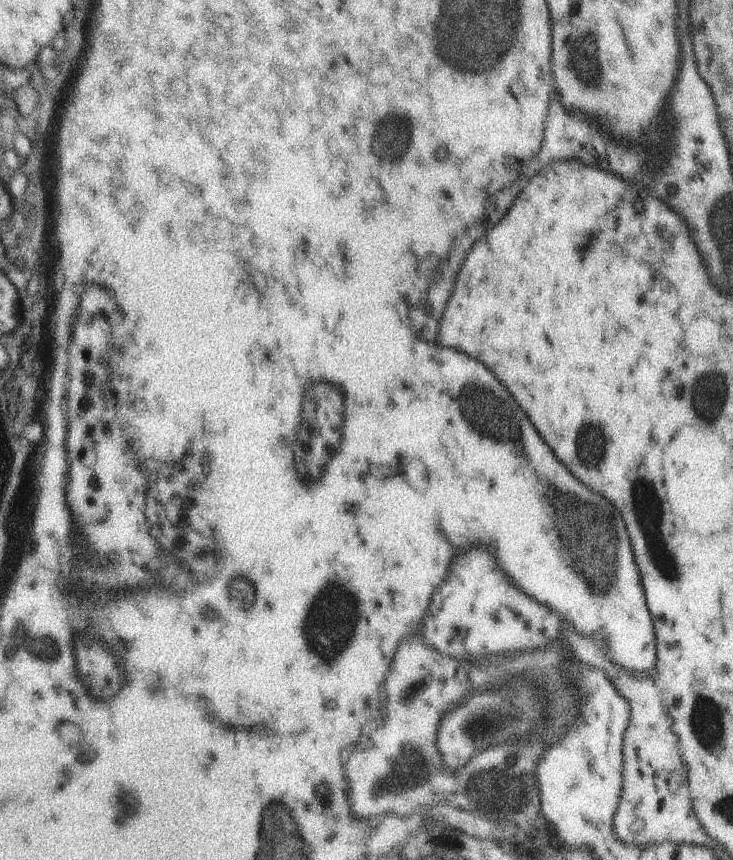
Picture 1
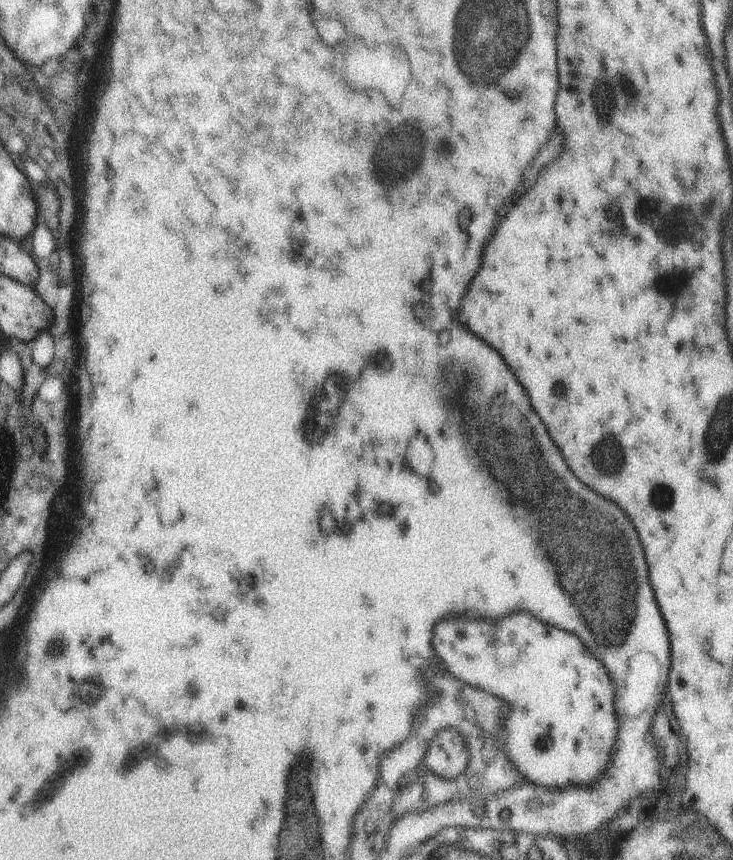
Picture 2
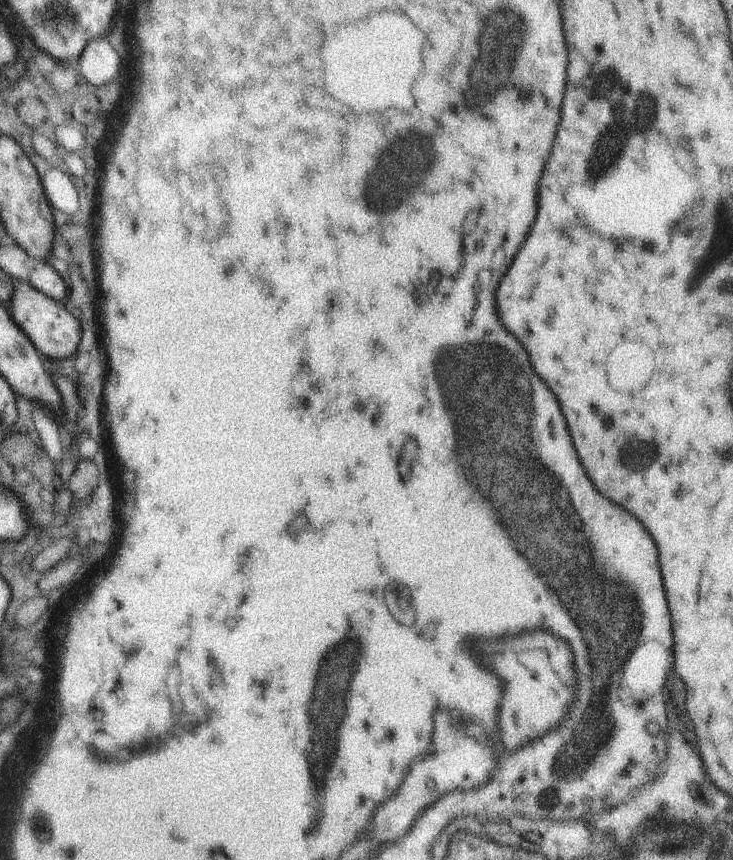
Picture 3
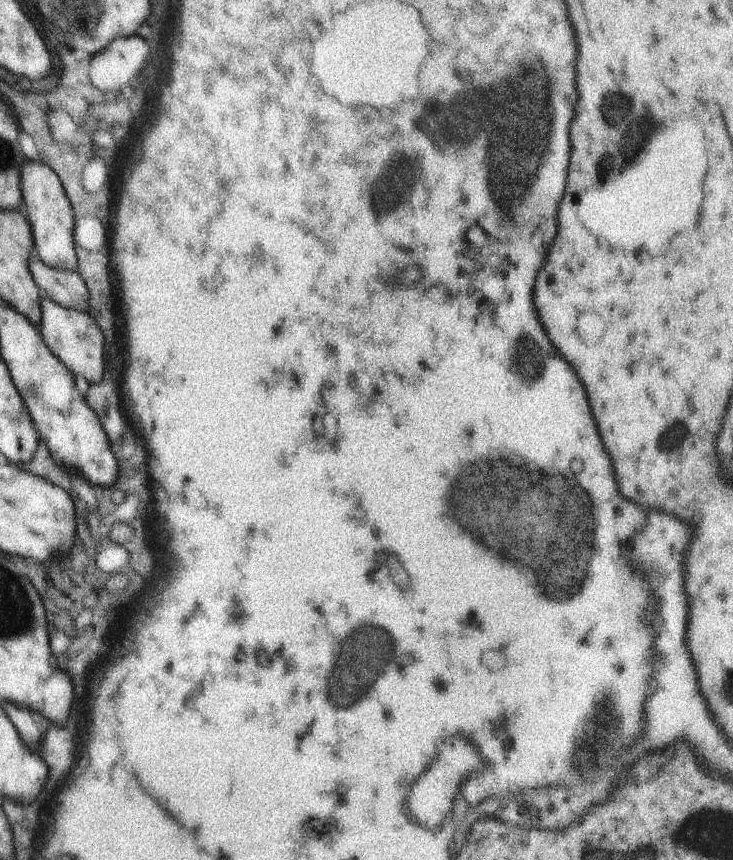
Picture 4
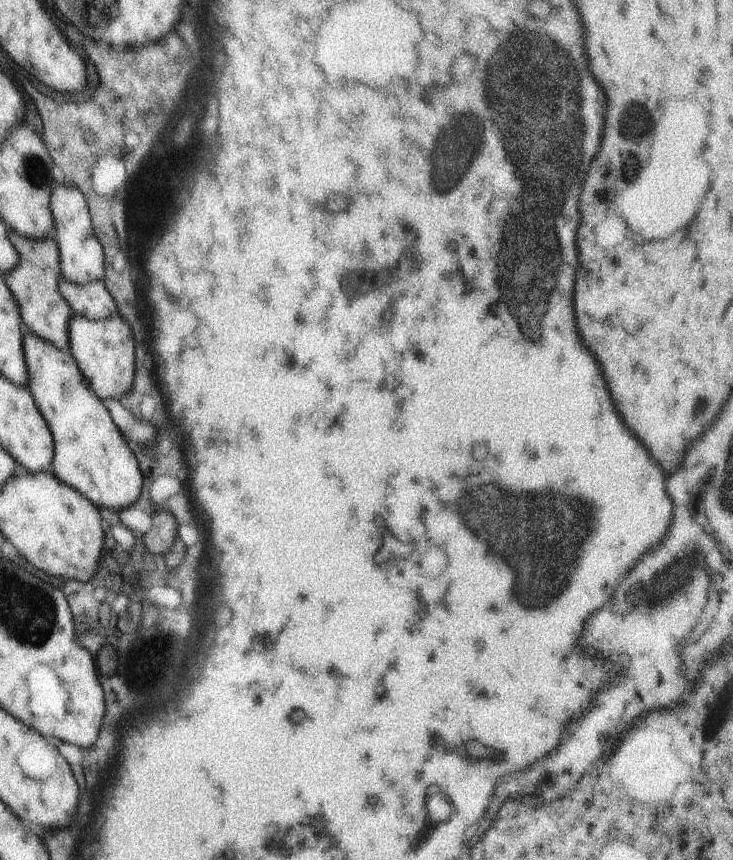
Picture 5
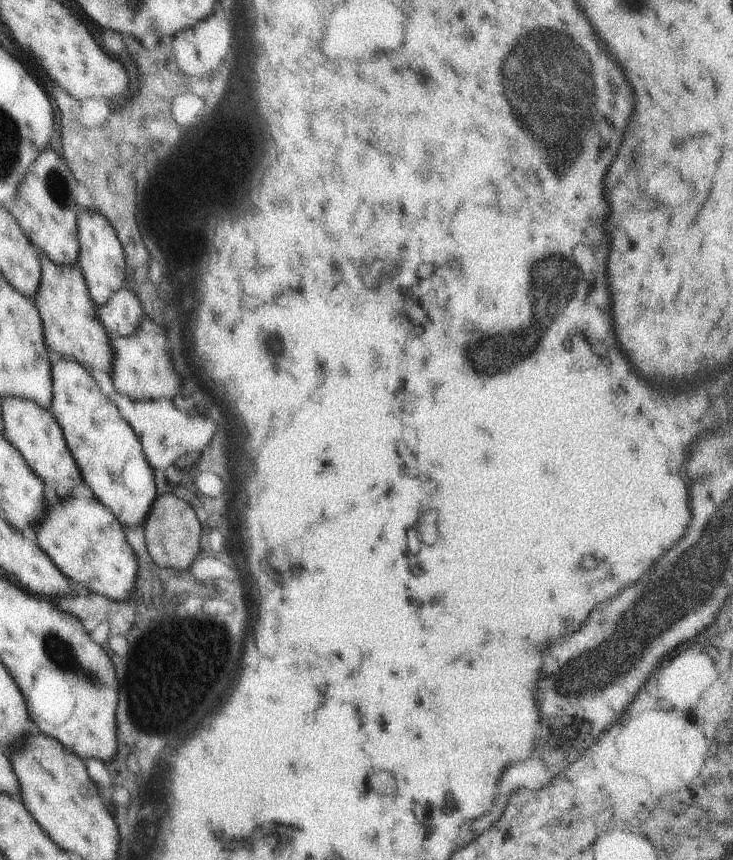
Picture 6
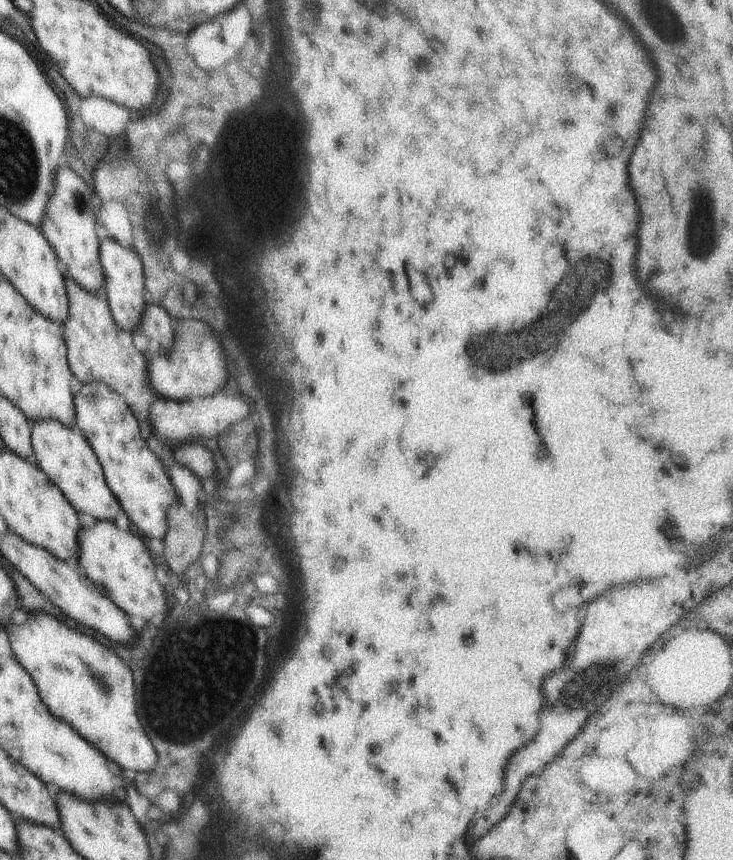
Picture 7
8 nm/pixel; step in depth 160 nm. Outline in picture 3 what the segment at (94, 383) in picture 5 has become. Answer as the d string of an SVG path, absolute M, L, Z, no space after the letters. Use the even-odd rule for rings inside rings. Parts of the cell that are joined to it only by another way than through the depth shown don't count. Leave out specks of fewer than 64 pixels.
M13 279L13 293L9 300L9 314L36 350L47 360L64 360L73 356L81 341L81 325L74 315L54 297L50 297L28 282Z

